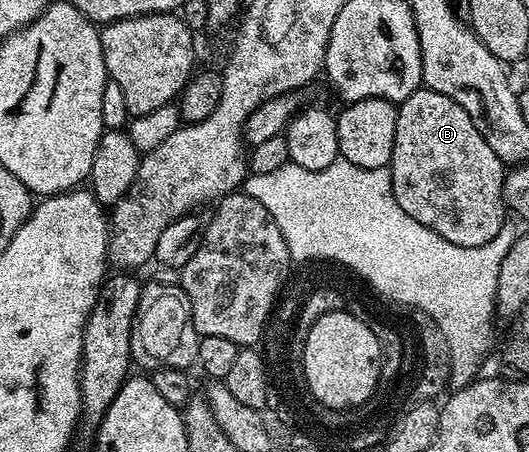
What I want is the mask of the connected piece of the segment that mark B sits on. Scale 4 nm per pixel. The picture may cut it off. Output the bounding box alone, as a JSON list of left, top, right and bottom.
[392,87,506,247]

